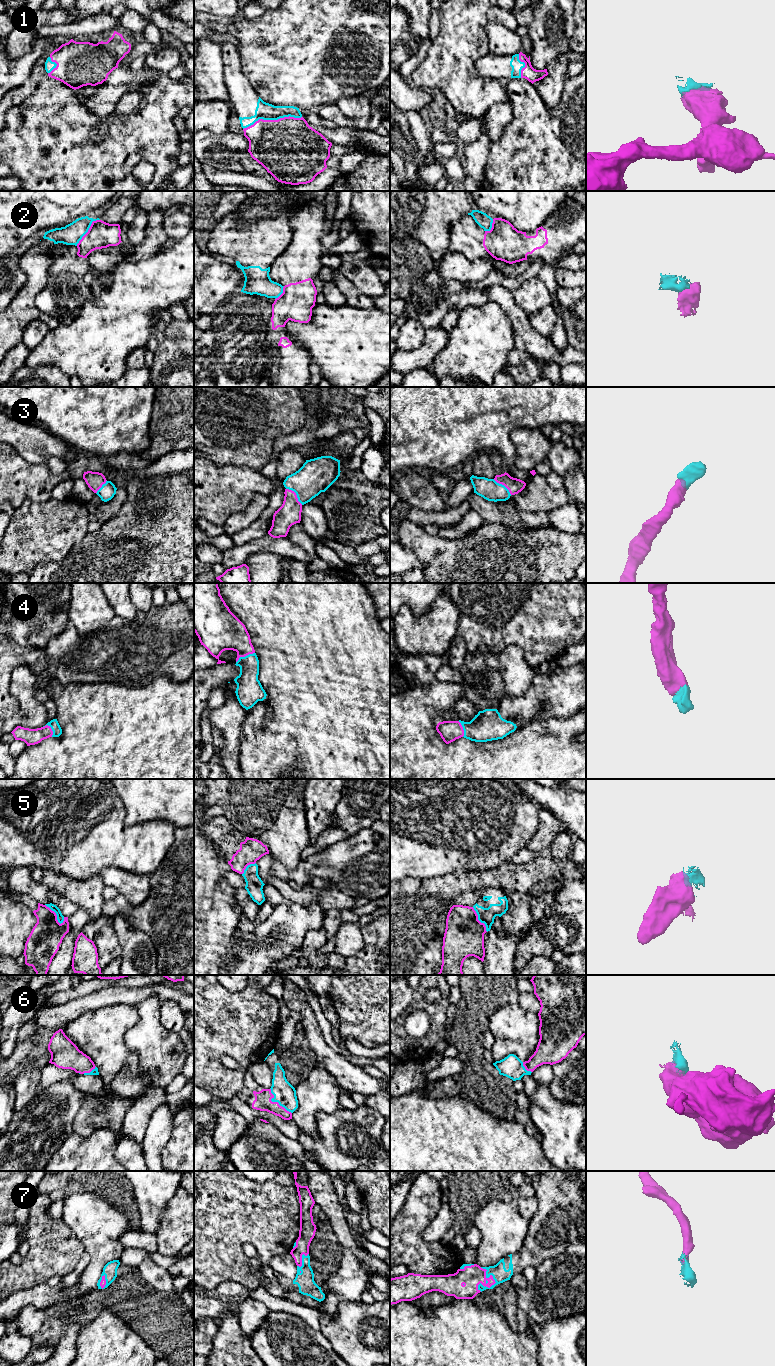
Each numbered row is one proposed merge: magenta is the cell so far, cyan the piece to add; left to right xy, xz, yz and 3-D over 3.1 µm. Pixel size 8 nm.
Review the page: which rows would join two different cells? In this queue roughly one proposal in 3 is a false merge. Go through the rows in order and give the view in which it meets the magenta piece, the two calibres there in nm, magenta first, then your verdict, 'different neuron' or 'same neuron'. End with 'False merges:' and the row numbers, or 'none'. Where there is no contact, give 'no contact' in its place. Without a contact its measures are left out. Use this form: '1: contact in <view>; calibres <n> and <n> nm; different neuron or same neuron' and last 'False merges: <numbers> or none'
1: contact in xz; calibres 480 and 140 nm; same neuron
2: contact in xy; calibres 220 and 170 nm; different neuron
3: contact in xz; calibres 180 and 280 nm; same neuron
4: contact in xz; calibres 280 and 190 nm; same neuron
5: contact in xy; calibres 260 and 60 nm; different neuron
6: contact in xz; calibres 140 and 180 nm; same neuron
7: contact in yz; calibres 180 and 120 nm; same neuron
False merges: 2, 5

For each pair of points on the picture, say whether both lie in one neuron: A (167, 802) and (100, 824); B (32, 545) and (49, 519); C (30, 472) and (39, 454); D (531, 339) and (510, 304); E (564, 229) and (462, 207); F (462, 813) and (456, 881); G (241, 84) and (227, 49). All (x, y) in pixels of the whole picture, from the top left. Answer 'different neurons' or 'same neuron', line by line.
A: different neurons
B: same neuron
C: different neurons
D: same neuron
E: different neurons
F: different neurons
G: same neuron

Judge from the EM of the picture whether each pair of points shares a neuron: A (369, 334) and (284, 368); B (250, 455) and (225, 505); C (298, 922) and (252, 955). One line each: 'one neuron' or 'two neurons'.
A: two neurons
B: two neurons
C: one neuron

